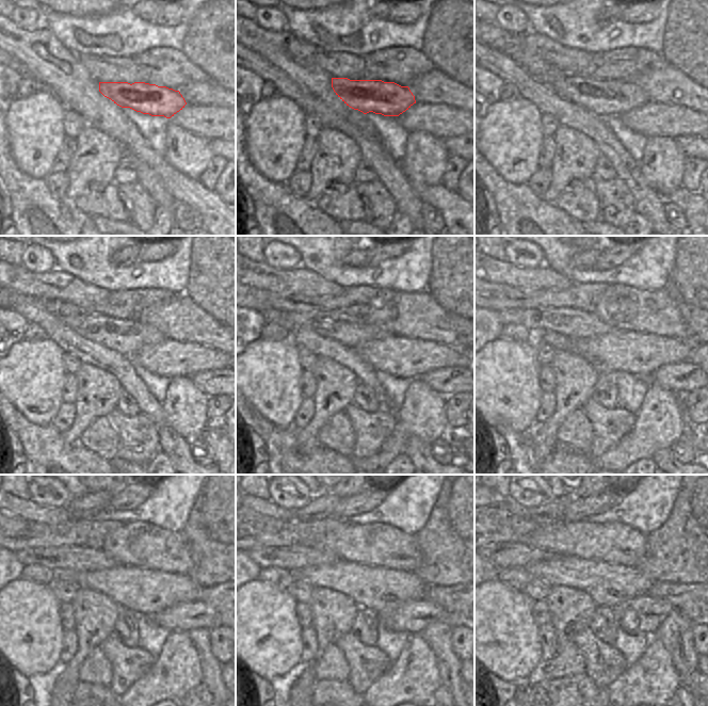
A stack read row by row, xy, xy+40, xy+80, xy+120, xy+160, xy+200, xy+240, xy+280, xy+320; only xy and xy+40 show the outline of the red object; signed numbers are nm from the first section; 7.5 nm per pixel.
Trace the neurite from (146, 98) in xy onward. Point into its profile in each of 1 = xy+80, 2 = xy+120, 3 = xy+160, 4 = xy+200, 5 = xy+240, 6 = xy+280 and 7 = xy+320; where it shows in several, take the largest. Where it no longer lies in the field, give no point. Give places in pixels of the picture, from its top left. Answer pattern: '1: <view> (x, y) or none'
1: xy+80 (605, 98)
2: xy+120 (125, 336)
3: xy+160 (352, 332)
4: xy+200 (573, 323)
5: xy+240 (79, 560)
6: xy+280 (295, 558)
7: xy+320 (501, 555)

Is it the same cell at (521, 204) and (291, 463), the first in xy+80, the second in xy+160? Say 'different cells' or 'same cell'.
same cell

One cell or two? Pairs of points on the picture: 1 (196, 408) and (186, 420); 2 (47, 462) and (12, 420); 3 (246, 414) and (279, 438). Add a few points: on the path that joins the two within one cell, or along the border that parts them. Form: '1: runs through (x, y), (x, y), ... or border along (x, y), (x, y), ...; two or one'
1: runs through (194, 412), (189, 417); one
2: runs through (44, 451), (22, 430); one
3: runs through (255, 422), (271, 435); one

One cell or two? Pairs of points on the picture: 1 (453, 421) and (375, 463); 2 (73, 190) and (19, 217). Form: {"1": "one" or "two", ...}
{"1": "two", "2": "two"}

